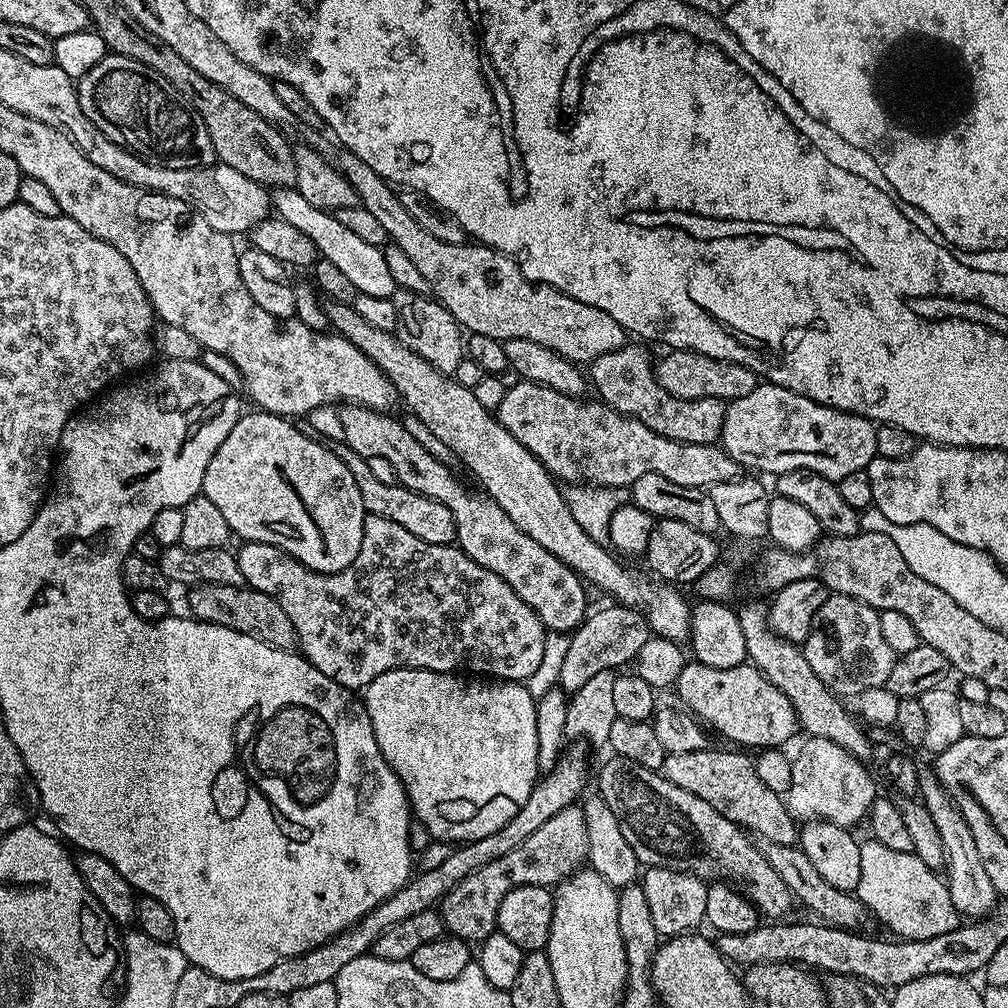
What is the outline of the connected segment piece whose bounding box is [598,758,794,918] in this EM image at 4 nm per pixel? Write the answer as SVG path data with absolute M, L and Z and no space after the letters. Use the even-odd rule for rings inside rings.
M611 758L600 768L600 788L598 795L614 810L614 818L622 826L622 834L626 842L630 842L634 854L641 865L654 868L673 868L679 872L691 872L699 880L705 882L727 882L739 886L740 895L746 897L764 918L784 918L794 905L792 891L778 878L774 866L766 862L763 851L755 848L753 837L739 828L730 818L718 814L710 802L702 802L698 794L690 794L690 790L682 790L682 786L674 786L657 769L638 766L638 762L630 762L619 758Z

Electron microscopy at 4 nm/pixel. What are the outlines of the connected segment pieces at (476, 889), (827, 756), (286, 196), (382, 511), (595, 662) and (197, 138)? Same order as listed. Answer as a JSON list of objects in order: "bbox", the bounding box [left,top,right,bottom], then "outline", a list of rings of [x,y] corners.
[{"bbox":[438,806,588,942],"outline":[[[573,806],[566,810],[558,810],[558,814],[554,814],[554,818],[550,818],[550,822],[544,823],[536,833],[530,834],[530,838],[526,838],[526,842],[522,842],[522,846],[510,850],[510,854],[505,854],[504,857],[489,862],[487,866],[482,866],[482,870],[462,878],[462,882],[454,885],[440,899],[438,911],[445,929],[460,940],[469,942],[479,942],[490,938],[490,934],[497,931],[498,906],[502,906],[502,898],[506,898],[506,894],[510,894],[512,888],[518,886],[542,886],[551,889],[568,879],[572,873],[579,872],[587,858],[588,839],[586,838],[586,818],[584,817],[583,807]]]},{"bbox":[786,736,878,829],"outline":[[[808,736],[805,741],[791,761],[792,777],[786,793],[790,814],[800,822],[818,819],[851,829],[852,824],[867,817],[868,809],[878,798],[876,784],[864,769],[865,761],[826,738]]]},{"bbox":[270,186,397,300],"outline":[[[294,186],[275,189],[271,193],[270,204],[275,215],[290,222],[290,226],[302,230],[302,234],[306,234],[306,238],[314,242],[326,262],[334,262],[334,266],[338,266],[340,273],[355,286],[357,293],[391,300],[397,287],[390,269],[386,267],[383,247],[370,246],[370,242],[357,238],[347,226],[342,226],[336,215],[323,212],[318,206],[310,206],[310,202],[306,202],[306,198],[302,198],[302,194]]]},{"bbox":[331,443,456,544],"outline":[[[333,443],[331,449],[332,453],[342,462],[342,466],[346,466],[346,470],[350,470],[354,482],[358,482],[358,494],[362,494],[364,511],[367,515],[390,518],[390,522],[398,522],[398,526],[410,530],[410,534],[414,534],[414,538],[422,538],[422,542],[452,544],[455,541],[456,523],[450,510],[446,510],[446,506],[442,506],[442,502],[412,492],[408,488],[403,488],[401,484],[395,482],[387,484],[386,481],[379,480],[375,470],[372,469],[375,467],[354,450],[350,450],[350,446],[346,443]]]},{"bbox":[558,605,652,694],"outline":[[[609,605],[589,613],[569,637],[565,661],[562,662],[558,680],[559,687],[568,694],[578,691],[600,671],[615,671],[626,663],[633,663],[642,644],[652,635],[643,613],[624,605]]]},{"bbox":[76,54,217,168],"outline":[[[107,54],[102,57],[85,76],[78,80],[76,84],[76,97],[82,106],[82,114],[86,114],[86,118],[90,118],[90,122],[100,133],[106,138],[110,138],[110,142],[127,145],[131,151],[139,154],[143,160],[151,160],[153,164],[164,164],[167,168],[201,168],[207,164],[217,163],[216,151],[210,142],[210,134],[206,130],[206,126],[200,120],[200,117],[197,116],[196,113],[192,111],[191,107],[178,95],[174,90],[174,86],[170,86],[170,82],[166,82],[166,78],[162,78],[162,74],[158,74],[154,70],[142,66],[142,62],[134,62],[125,56]]]}]

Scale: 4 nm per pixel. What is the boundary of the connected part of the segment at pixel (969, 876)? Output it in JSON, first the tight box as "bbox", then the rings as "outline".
{"bbox":[918,766,998,918],"outline":[[[921,766],[918,770],[918,799],[930,810],[930,818],[934,818],[934,826],[938,826],[938,834],[942,834],[944,859],[946,861],[946,883],[950,898],[961,917],[984,918],[996,907],[998,893],[994,882],[990,882],[990,874],[986,874],[986,866],[982,862],[982,854],[978,854],[978,844],[974,842],[974,830],[964,821],[964,815],[952,803],[952,797],[940,784],[935,767]]]}

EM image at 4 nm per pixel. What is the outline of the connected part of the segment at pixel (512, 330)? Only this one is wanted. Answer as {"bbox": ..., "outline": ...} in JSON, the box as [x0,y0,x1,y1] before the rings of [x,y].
{"bbox":[334,150,626,366],"outline":[[[340,150],[334,156],[334,163],[344,173],[350,186],[354,186],[360,203],[370,210],[382,230],[386,230],[388,240],[398,245],[426,277],[426,282],[430,282],[431,295],[440,301],[443,308],[450,310],[461,329],[486,334],[486,338],[501,342],[538,342],[538,346],[551,348],[577,366],[587,366],[594,358],[602,358],[602,354],[610,354],[610,350],[618,350],[626,343],[624,328],[618,326],[606,310],[586,306],[586,302],[578,302],[578,298],[570,298],[570,294],[527,280],[515,260],[506,254],[479,242],[442,242],[442,238],[434,238],[434,234],[422,230],[422,226],[414,222],[410,210],[402,206],[393,185],[374,174],[374,170],[370,170],[370,166],[366,166],[366,162],[353,152]]]}

